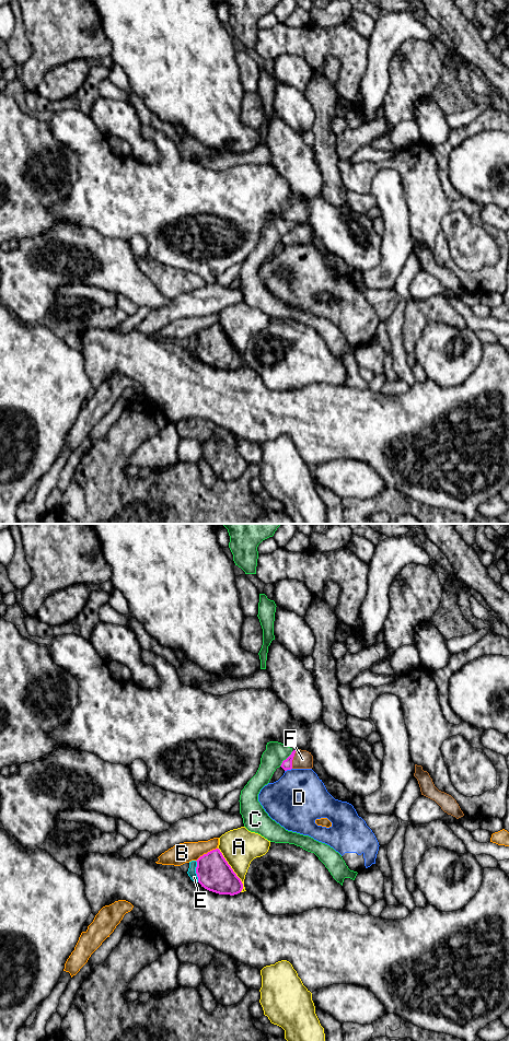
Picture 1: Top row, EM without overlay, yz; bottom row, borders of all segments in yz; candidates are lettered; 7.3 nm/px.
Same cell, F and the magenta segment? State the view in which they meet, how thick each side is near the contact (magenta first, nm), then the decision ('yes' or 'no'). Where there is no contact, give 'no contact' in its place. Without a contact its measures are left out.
meets magenta in yz; 80 nm thick on the magenta side, 140 nm on the other; yes

